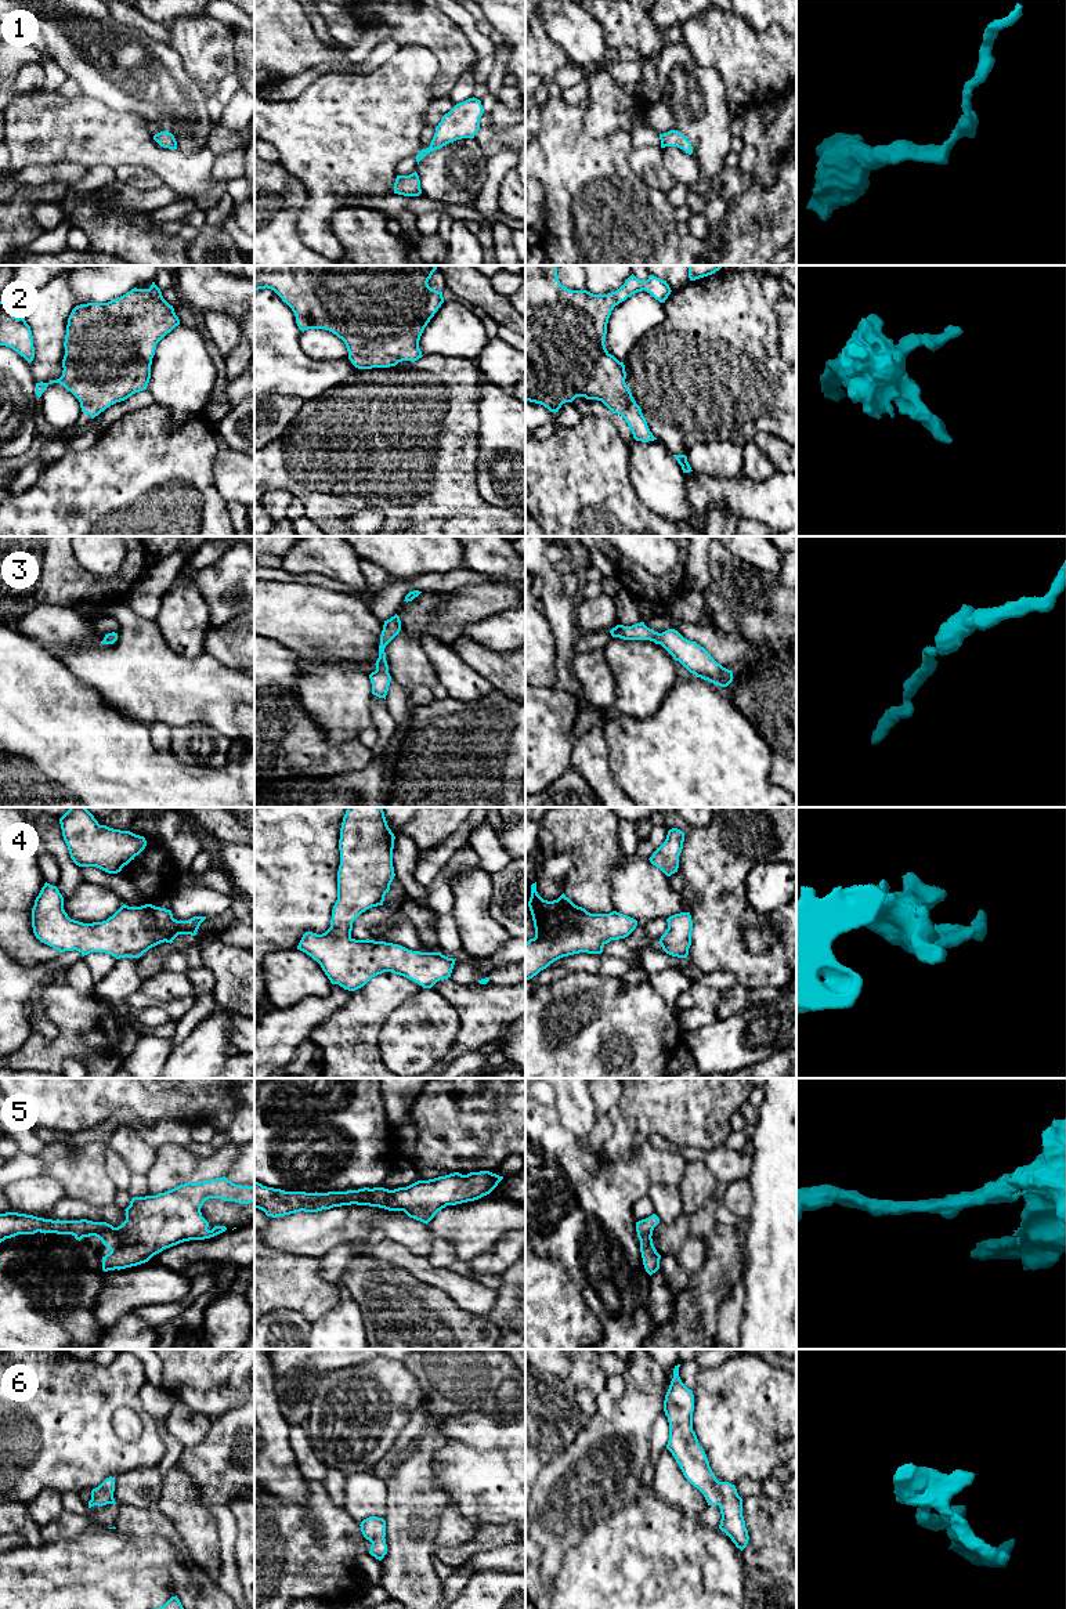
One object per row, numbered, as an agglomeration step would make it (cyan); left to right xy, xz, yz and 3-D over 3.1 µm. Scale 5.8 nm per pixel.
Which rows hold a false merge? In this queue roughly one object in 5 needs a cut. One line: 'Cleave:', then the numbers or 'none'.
Cleave: none

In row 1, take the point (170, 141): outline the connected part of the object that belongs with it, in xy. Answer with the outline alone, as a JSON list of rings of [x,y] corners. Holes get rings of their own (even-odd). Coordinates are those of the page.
[[[160,131],[153,135],[153,140],[163,148],[177,149],[177,141],[171,133]]]

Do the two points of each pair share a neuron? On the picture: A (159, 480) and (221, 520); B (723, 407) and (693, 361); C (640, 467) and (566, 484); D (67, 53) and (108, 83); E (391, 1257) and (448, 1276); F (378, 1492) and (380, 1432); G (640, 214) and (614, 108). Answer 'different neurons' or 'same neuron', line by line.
A: same neuron
B: same neuron
C: different neurons
D: same neuron
E: same neuron
F: different neurons
G: different neurons

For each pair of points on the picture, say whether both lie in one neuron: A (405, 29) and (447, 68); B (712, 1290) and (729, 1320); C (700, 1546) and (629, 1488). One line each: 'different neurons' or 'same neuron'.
A: same neuron
B: different neurons
C: different neurons

